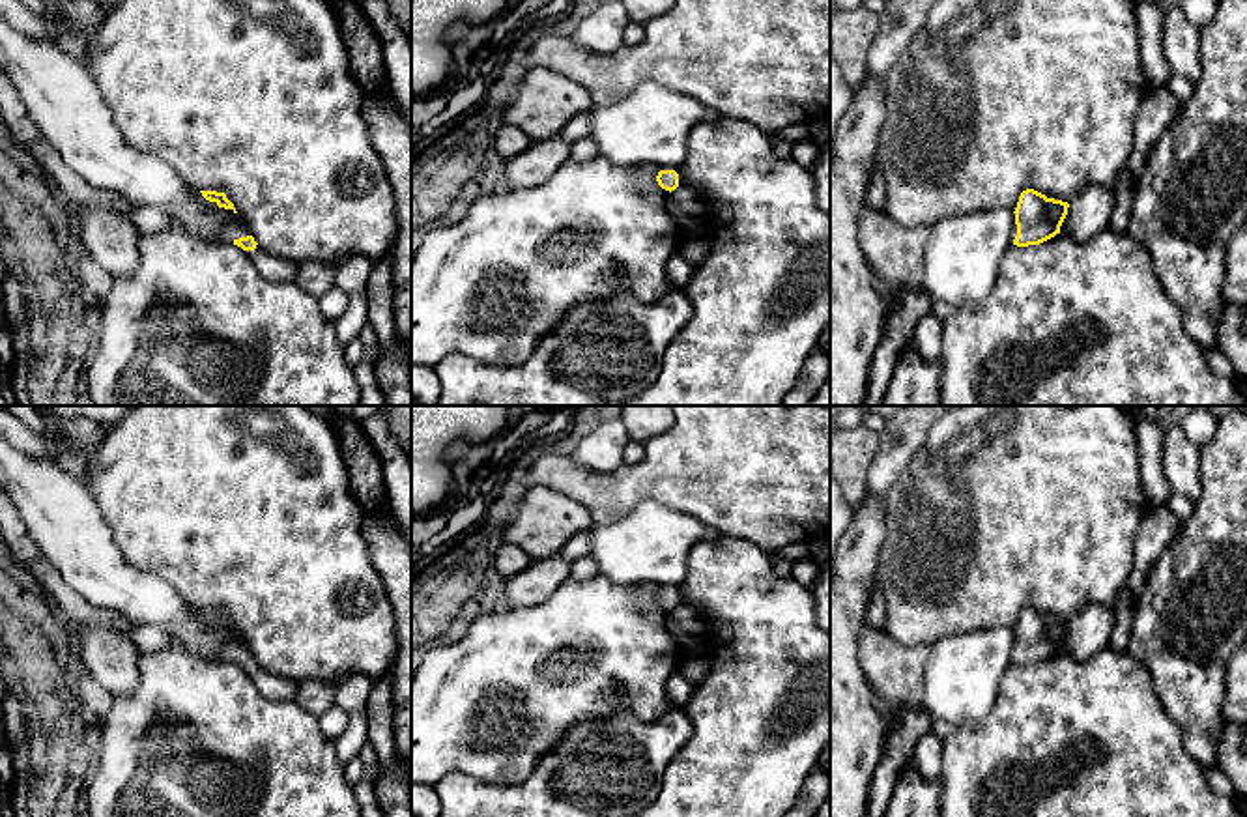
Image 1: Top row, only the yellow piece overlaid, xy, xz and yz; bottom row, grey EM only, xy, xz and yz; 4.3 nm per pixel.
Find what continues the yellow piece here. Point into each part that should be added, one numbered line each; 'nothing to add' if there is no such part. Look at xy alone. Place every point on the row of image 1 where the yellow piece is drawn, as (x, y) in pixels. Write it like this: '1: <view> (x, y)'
1: xy (238, 230)

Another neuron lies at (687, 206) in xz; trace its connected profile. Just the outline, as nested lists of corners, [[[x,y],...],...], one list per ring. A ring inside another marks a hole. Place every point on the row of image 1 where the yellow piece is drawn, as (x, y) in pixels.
[[[684,185],[669,193],[667,211],[684,232],[699,228],[707,215],[703,194]]]

